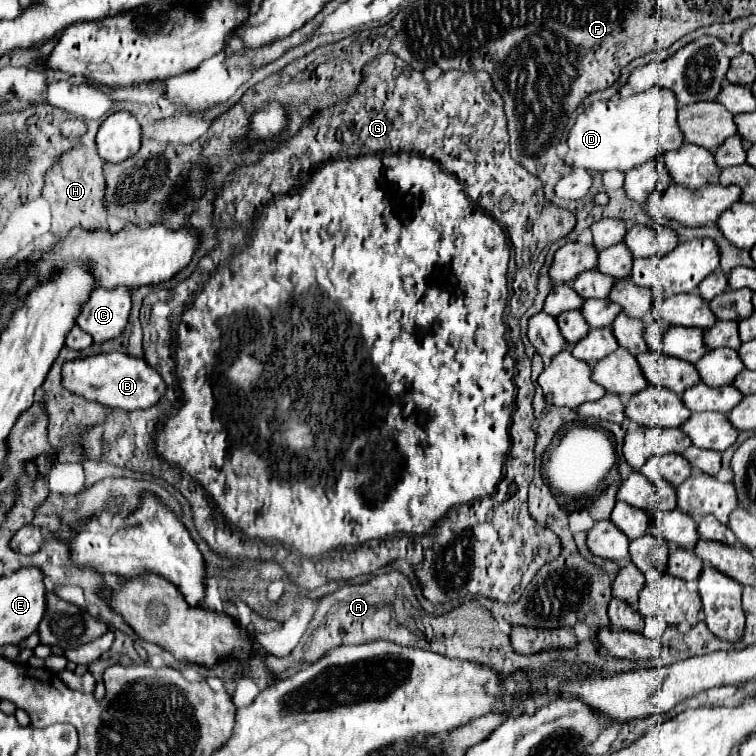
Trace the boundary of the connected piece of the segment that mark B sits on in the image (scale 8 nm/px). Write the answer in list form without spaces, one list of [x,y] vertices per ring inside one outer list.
[[[118,351],[66,361],[62,365],[62,387],[70,393],[86,397],[88,401],[96,401],[100,405],[108,405],[110,409],[114,407],[124,411],[148,409],[156,405],[166,391],[162,377],[150,365],[146,365],[144,359],[136,359]]]

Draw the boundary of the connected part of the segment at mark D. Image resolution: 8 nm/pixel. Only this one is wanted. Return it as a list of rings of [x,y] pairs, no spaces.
[[[652,87],[644,93],[636,93],[628,99],[616,99],[616,101],[596,101],[592,105],[588,105],[578,117],[574,127],[568,133],[568,153],[564,157],[564,163],[568,163],[570,167],[580,167],[586,171],[610,171],[610,169],[618,169],[618,171],[630,171],[646,161],[664,157],[664,153],[668,151],[676,151],[684,145],[684,137],[682,131],[678,129],[676,123],[676,97],[672,97],[670,89],[660,89],[660,87]]]

